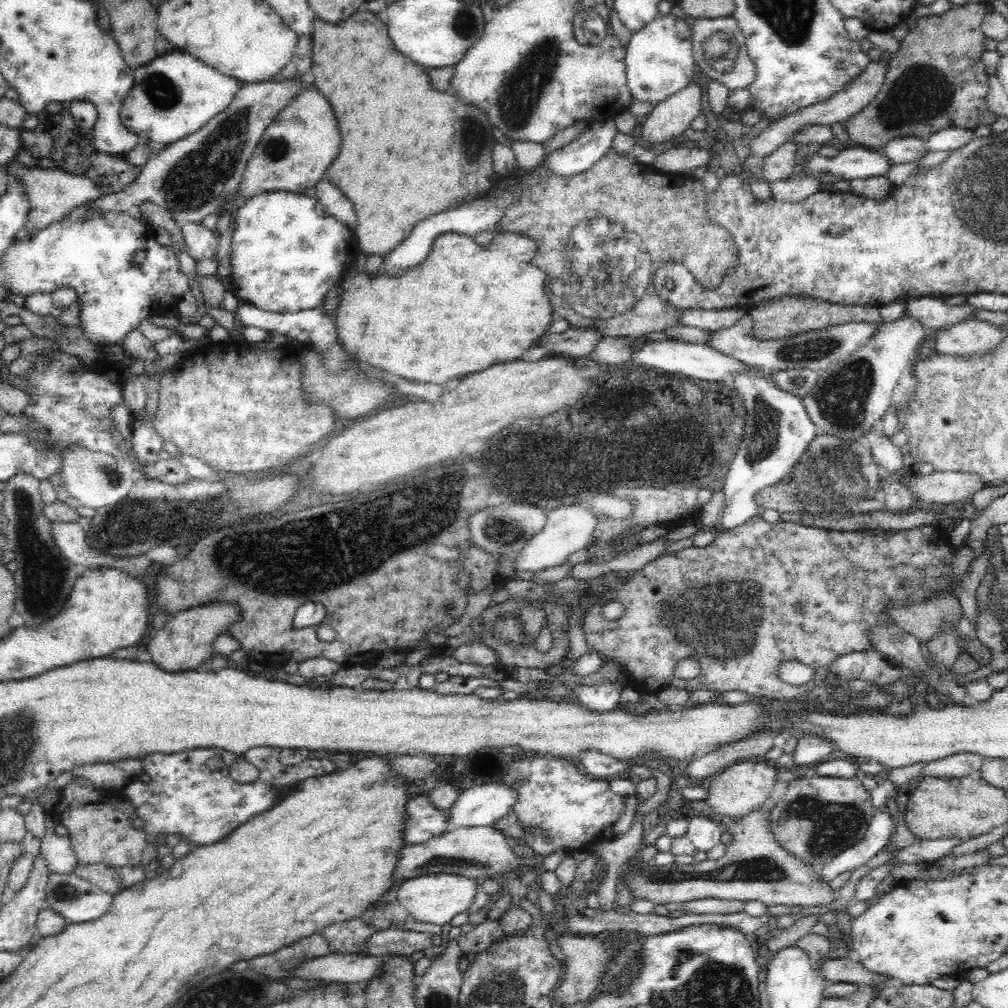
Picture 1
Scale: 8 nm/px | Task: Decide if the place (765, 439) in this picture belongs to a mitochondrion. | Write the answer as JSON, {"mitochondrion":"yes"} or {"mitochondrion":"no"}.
{"mitochondrion":"yes"}

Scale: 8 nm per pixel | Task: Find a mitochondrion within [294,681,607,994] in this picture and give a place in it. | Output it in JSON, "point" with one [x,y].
{"point":[483,864]}

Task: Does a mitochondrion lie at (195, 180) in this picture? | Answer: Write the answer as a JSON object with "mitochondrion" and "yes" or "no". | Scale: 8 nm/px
{"mitochondrion":"yes"}

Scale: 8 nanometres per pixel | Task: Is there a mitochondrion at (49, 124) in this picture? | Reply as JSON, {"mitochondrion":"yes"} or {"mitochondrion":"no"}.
{"mitochondrion":"no"}

